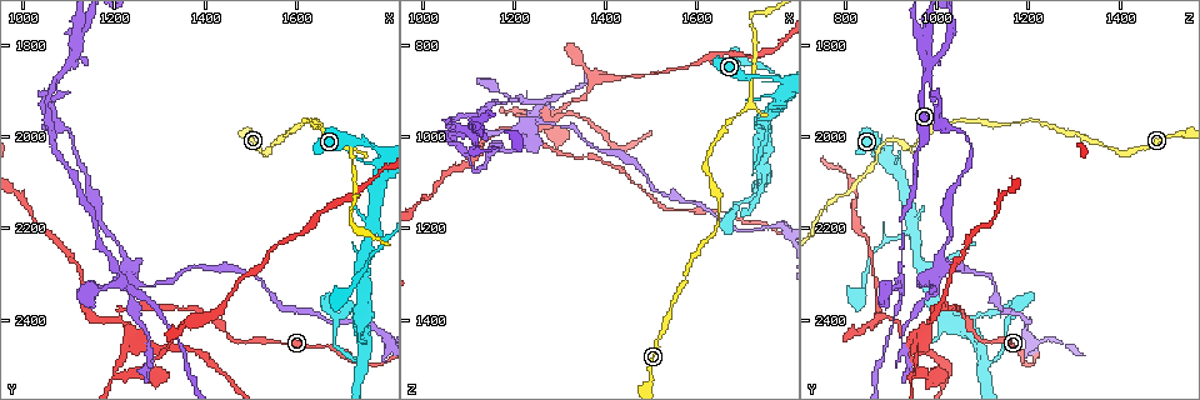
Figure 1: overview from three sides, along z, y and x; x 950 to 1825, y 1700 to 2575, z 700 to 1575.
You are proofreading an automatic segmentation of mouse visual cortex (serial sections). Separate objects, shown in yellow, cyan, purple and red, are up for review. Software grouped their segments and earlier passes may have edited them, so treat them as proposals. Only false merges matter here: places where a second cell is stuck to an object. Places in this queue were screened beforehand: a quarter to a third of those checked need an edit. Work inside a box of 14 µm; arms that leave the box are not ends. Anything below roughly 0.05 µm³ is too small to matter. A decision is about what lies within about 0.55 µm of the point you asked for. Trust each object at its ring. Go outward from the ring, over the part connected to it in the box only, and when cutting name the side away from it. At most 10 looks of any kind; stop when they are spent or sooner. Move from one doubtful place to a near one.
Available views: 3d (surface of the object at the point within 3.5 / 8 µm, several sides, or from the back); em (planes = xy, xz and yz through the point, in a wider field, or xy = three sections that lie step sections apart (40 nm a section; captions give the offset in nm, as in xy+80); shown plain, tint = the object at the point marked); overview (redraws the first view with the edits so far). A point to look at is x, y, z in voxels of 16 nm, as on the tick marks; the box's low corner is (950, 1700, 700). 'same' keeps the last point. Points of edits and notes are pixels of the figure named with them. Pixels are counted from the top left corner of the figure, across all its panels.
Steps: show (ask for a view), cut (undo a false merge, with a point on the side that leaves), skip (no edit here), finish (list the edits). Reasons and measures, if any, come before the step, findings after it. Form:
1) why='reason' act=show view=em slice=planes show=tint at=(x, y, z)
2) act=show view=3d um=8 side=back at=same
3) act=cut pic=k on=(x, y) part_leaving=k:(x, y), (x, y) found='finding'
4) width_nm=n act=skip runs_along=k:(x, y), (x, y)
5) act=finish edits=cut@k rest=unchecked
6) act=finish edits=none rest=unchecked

why='abrupt turn' act=show view=3d um=3.5 at=(1720, 2010, 895)

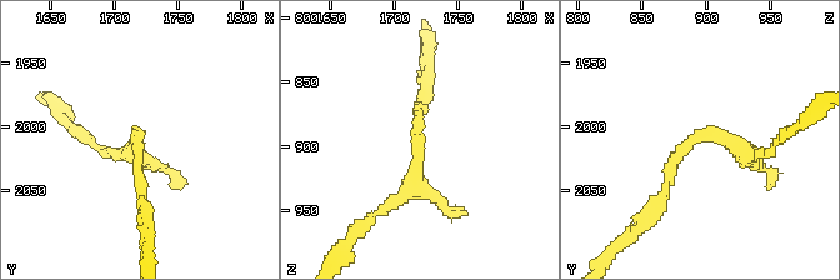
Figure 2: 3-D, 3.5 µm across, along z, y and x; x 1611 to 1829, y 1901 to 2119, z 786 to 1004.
arm_widths_nm=100,150 act=show view=em slice=xy step=2 show=tint at=(1718, 2004, 900)

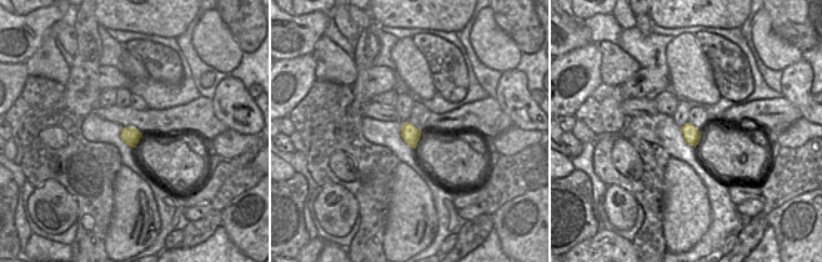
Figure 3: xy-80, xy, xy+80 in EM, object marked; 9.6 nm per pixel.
act=skip runs_along=2:(380, 211), (411, 186), (419, 103) found='one cell here'

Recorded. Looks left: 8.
why='narrows sharply' act=show view=3d um=8 at=(1765, 2190, 945)

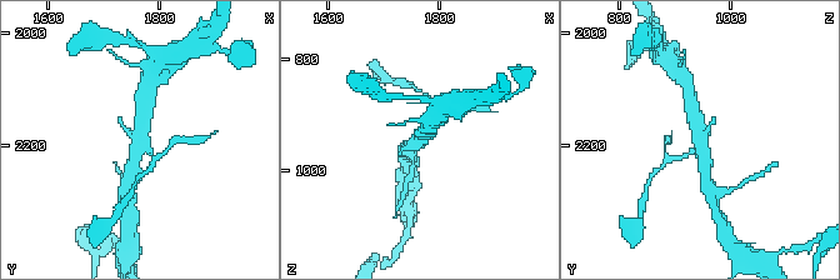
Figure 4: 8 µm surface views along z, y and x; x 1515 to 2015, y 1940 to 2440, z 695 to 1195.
act=show view=3d um=3.5 at=(1770, 2195, 950)

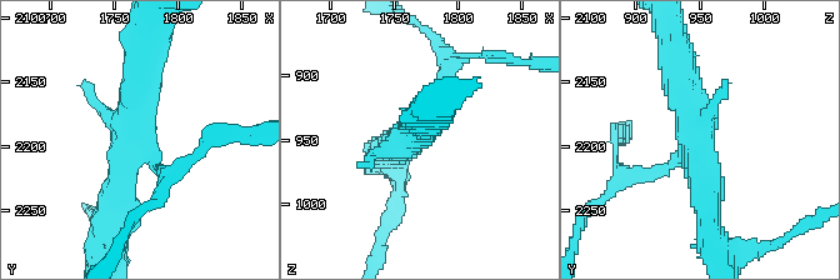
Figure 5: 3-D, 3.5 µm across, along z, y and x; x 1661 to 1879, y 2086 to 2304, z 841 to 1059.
act=show view=em slice=planes show=tint at=(1764, 2190, 946)

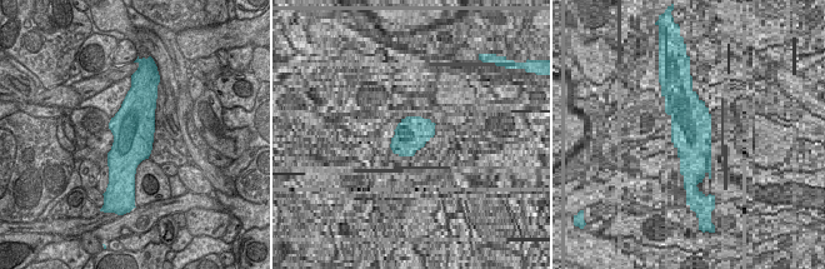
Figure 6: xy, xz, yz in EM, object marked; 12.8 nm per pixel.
act=cut pic=5 on=(448, 63) part_leaving=5:(666, 169), (634, 173), (593, 203) found='a second cell is stuck on'

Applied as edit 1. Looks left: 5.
why='sharp bend' act=show view=3d um=8 at=(1080, 1875, 980)

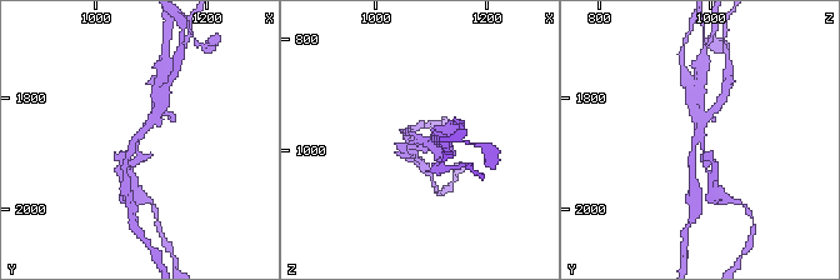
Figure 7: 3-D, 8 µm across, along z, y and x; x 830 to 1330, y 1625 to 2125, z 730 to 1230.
why='closer look' act=show view=3d um=3.5 at=(1070, 1875, 980)

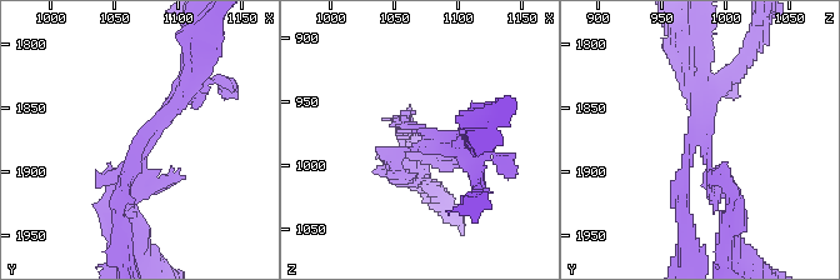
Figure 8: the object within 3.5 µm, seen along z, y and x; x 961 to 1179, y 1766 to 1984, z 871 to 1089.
why='shape alone is not enough' act=show view=em slice=xy step=2 show=tint at=(1074, 1874, 976)

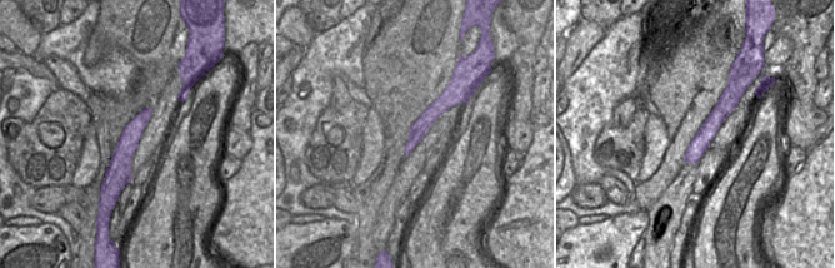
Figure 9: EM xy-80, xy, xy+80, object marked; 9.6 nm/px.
width_nm=160 act=cut pic=8 on=(400, 165) part_leaving=8:(701, 140), (736, 201), (730, 236) found='two cells meet here'

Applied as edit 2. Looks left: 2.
act=finish edits=cut@5,cut@8 rest=unchecked

